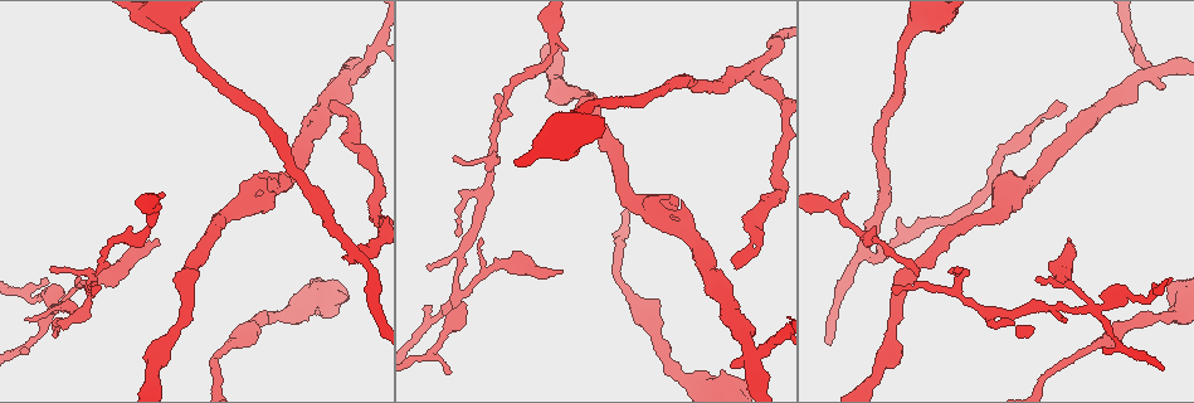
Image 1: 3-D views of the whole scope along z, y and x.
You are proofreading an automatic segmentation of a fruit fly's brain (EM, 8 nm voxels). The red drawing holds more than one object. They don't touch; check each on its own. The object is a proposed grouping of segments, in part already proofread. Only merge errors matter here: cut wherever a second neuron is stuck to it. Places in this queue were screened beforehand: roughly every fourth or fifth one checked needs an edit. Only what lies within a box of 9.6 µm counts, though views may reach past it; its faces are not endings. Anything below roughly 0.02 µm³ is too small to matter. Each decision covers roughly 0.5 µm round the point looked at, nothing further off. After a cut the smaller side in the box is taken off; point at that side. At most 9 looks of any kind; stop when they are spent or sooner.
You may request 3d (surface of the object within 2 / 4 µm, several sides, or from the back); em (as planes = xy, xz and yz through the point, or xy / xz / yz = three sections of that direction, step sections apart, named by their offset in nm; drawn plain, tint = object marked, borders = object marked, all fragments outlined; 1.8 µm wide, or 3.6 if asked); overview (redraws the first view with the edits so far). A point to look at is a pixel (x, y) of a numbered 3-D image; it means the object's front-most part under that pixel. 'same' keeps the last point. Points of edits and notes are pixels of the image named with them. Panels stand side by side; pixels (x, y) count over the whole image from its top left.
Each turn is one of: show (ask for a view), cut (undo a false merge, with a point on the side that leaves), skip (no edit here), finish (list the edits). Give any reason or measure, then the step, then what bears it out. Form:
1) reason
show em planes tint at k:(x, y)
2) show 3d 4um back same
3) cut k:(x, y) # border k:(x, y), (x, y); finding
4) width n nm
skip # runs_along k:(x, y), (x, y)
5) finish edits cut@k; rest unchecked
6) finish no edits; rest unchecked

branch point
show em planes tint at 1:(352, 251)

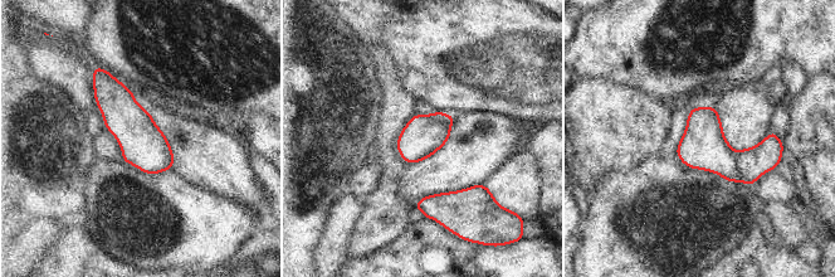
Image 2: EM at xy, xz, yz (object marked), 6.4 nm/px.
cut 2:(752, 163) # two neurons meet here

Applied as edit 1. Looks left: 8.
show overview

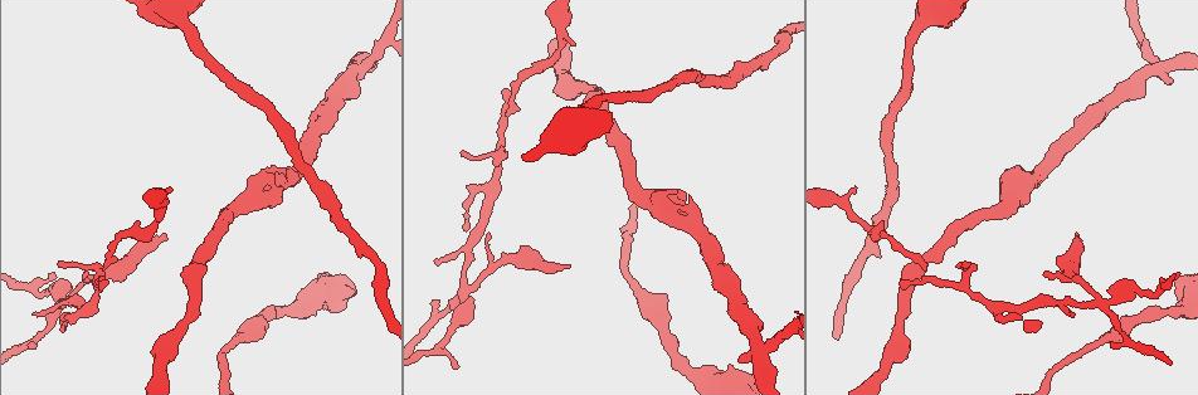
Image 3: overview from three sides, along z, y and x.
four arms meet
show em planes tint at 3:(1098, 303)

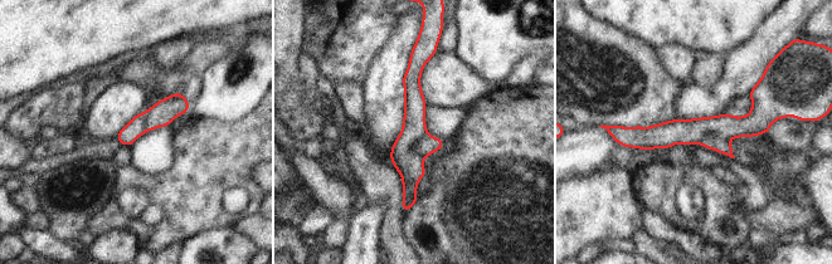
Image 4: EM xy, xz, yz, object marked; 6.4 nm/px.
cut 4:(424, 146) # border 4:(426, 132), (412, 145), (422, 159); a second neuron is stuck on

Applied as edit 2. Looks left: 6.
arms part here
show em planes tint at 3:(92, 309)

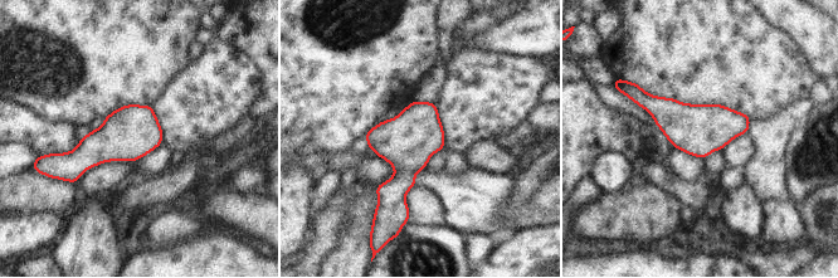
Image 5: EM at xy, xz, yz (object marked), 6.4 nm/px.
skip # all the same neuron

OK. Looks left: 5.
three-way junction
show em xy step 4 tint at 3:(760, 347)

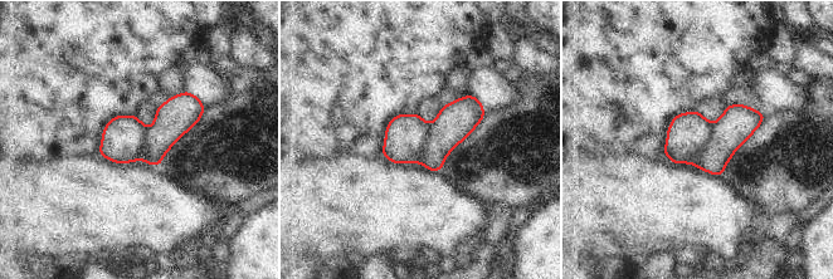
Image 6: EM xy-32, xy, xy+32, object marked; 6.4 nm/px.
cut 6:(736, 125) # border 6:(715, 123), (712, 138), (691, 162); two neurons meet here

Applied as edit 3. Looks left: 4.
finish edits cut@2, cut@4, cut@6; rest unchecked

